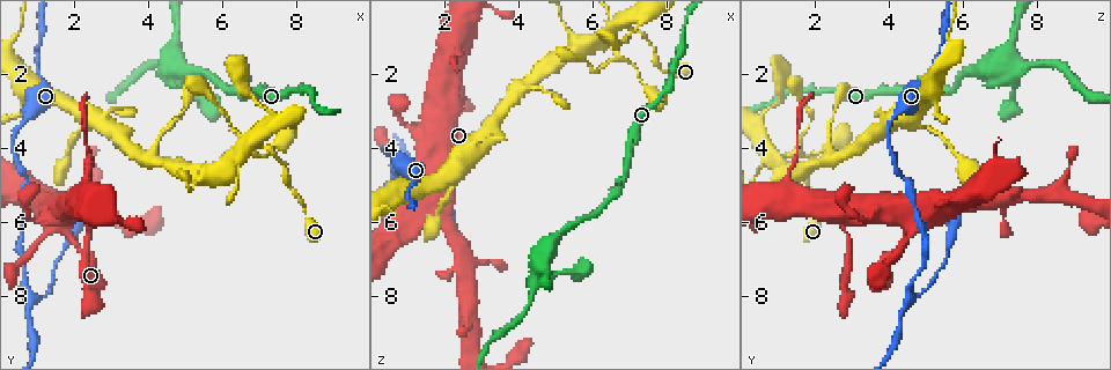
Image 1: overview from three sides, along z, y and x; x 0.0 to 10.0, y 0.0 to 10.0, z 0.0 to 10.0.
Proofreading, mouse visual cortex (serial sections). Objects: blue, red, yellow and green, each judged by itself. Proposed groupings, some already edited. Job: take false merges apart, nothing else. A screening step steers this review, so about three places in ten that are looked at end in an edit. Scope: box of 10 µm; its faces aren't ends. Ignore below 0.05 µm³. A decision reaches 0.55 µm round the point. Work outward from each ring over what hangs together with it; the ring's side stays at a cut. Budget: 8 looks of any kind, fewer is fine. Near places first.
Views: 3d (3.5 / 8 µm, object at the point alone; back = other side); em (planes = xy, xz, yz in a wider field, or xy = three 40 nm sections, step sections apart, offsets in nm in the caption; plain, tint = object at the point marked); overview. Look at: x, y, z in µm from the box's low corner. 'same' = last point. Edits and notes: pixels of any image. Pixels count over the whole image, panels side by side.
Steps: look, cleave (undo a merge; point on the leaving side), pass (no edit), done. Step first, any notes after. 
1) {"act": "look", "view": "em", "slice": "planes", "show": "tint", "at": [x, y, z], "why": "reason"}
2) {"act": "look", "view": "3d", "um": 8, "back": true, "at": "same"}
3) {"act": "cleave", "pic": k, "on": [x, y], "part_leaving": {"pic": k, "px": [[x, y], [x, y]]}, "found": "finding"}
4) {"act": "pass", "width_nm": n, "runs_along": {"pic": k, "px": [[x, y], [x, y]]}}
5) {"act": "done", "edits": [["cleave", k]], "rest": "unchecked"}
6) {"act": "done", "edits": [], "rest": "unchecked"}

{"act": "look", "view": "3d", "um": 8, "at": [0.85, 7.95, 4.55], "why": "sharp bend"}

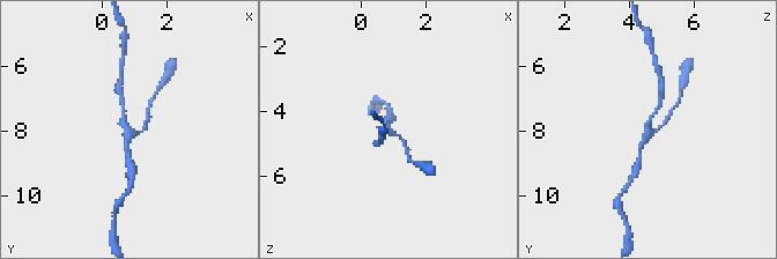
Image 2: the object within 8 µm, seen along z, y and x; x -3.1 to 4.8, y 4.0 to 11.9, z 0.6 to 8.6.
{"act": "look", "view": "3d", "um": 3.5, "at": "same"}

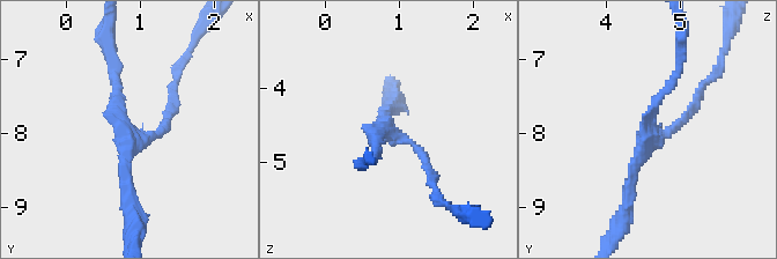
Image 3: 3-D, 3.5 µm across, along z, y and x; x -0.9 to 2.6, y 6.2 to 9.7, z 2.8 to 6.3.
{"act": "look", "view": "em", "slice": "xy", "step": 5, "show": "tint", "at": [0.85, 7.95, 4.60], "arms": 3, "arm_widths_nm": [150, 150, 150], "why": "now the EM"}

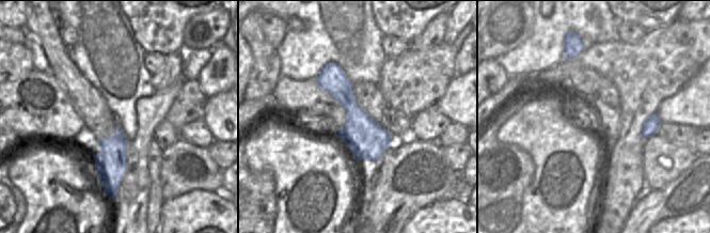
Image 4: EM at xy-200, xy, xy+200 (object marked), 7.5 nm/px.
{"act": "pass", "width_nm": 280, "runs_along": {"pic": 3, "px": [[370, 161], [384, 128], [415, 146], [430, 176]]}, "found": "all the same cell"}

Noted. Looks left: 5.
{"act": "look", "view": "3d", "um": 3.5, "at": [2.35, 5.05, 1.25], "why": "thick turns thin"}

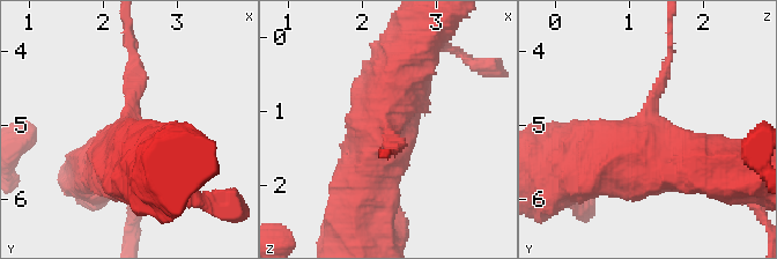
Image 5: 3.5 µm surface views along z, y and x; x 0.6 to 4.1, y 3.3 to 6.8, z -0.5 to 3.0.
{"act": "look", "view": "em", "slice": "xy", "step": 1, "show": "tint", "at": [2.35, 5.00, 1.30], "why": "shape alone is not enough"}

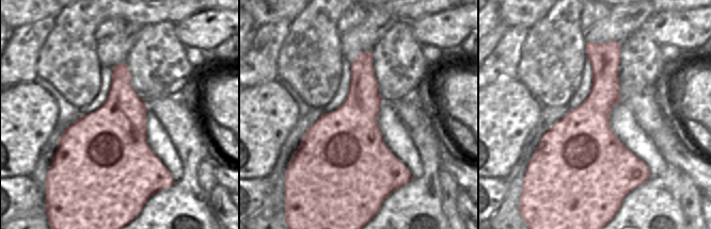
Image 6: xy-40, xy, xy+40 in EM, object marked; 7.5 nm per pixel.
{"act": "pass", "width_nm": 550, "runs_along": {"pic": 5, "px": [[362, 198], [383, 106], [404, 61]]}, "found": "one cell here"}

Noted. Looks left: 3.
{"act": "look", "view": "3d", "um": 3.5, "back": true, "at": [6.65, 4.05, 1.50], "why": "sharp bend"}

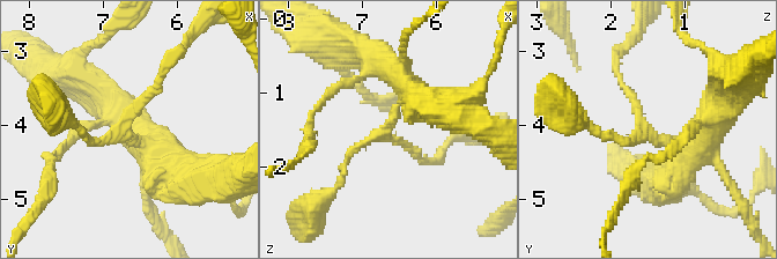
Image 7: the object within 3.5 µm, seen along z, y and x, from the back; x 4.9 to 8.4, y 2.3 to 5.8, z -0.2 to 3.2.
{"act": "look", "view": "em", "slice": "xy", "step": 5, "show": "tint", "at": [6.70, 4.10, 1.50], "arms": 3, "arm_widths_nm": [100, 150, 400]}

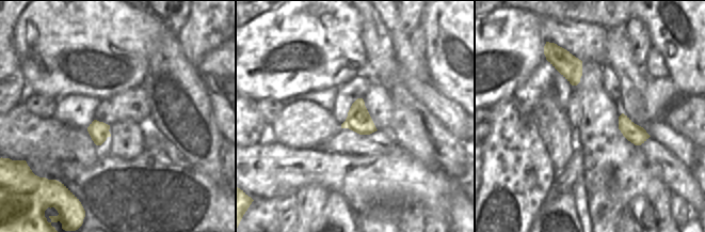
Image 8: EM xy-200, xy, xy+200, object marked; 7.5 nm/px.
{"act": "pass", "found": "all the same cell"}

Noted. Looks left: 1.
{"act": "done", "edits": [], "rest": "unchecked"}

